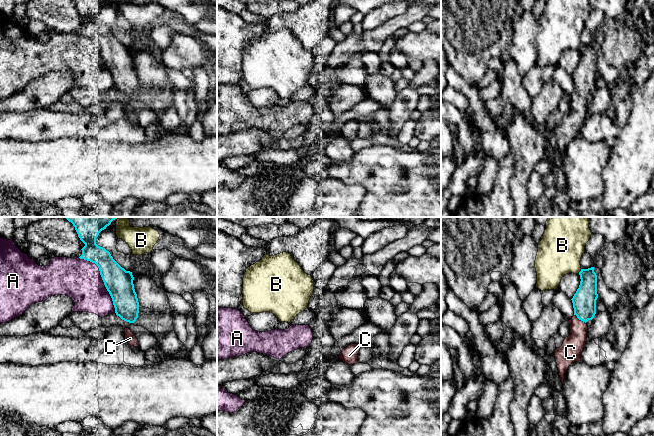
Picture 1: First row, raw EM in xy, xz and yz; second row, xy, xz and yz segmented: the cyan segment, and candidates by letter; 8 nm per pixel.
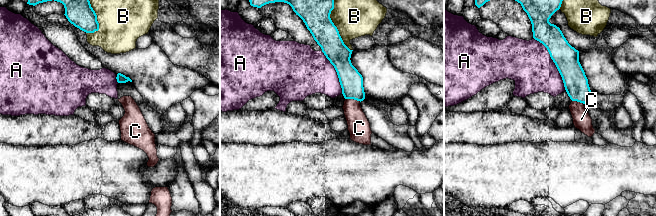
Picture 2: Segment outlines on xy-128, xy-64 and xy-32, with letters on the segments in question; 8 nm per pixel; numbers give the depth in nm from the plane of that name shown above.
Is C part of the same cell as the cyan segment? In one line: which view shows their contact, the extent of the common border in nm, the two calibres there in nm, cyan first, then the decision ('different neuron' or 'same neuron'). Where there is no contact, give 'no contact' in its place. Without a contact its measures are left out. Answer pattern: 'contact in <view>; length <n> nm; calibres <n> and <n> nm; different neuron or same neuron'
contact in yz; length 120 nm; calibres 190 and 170 nm; same neuron

